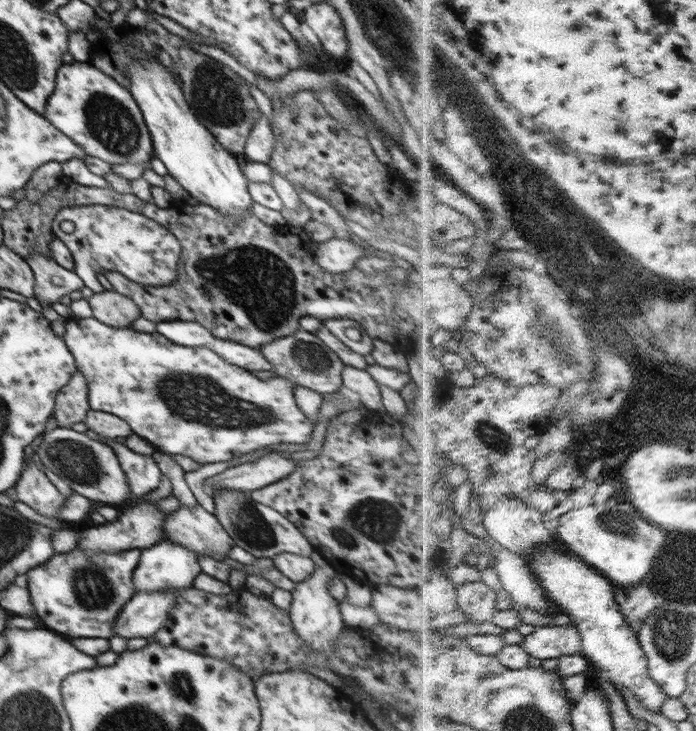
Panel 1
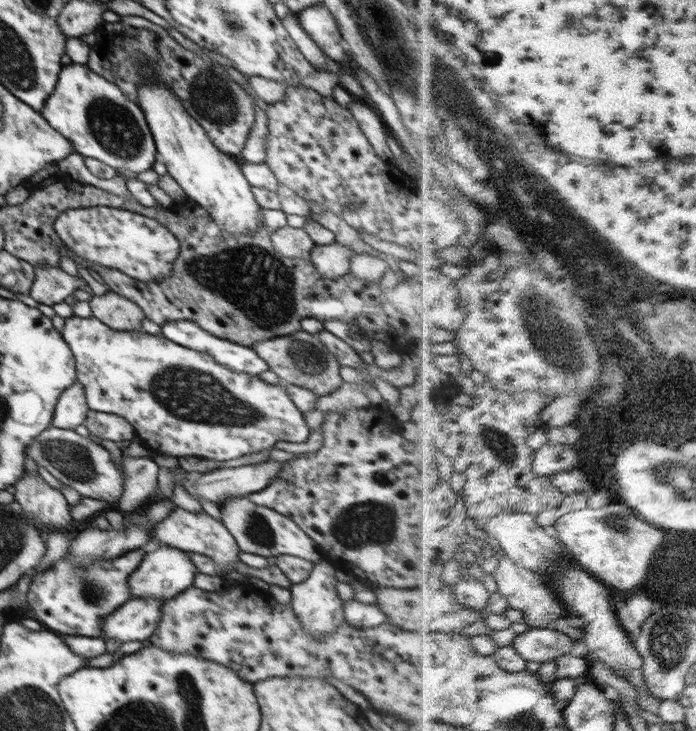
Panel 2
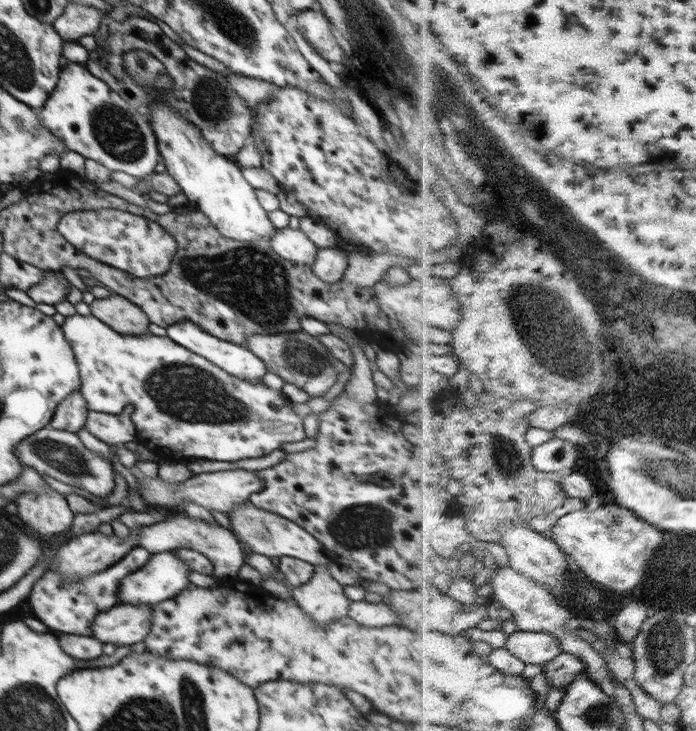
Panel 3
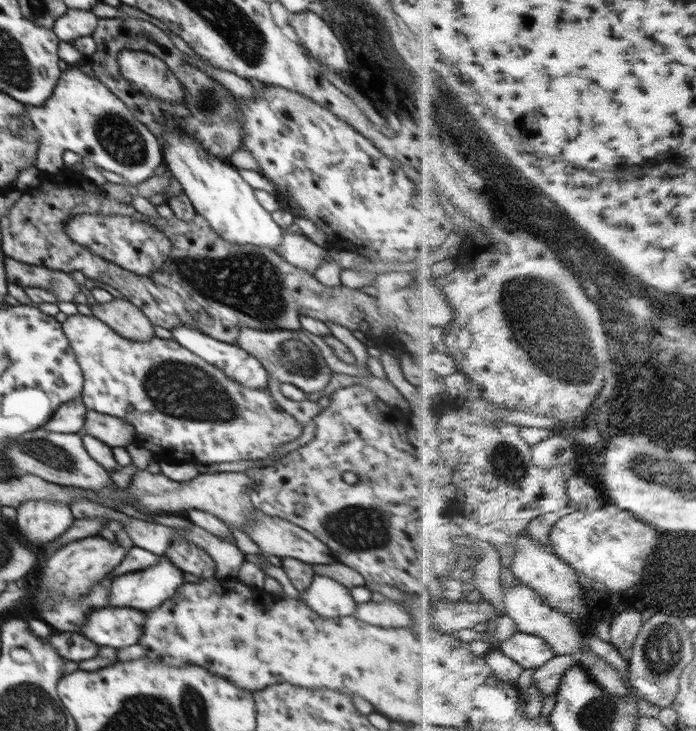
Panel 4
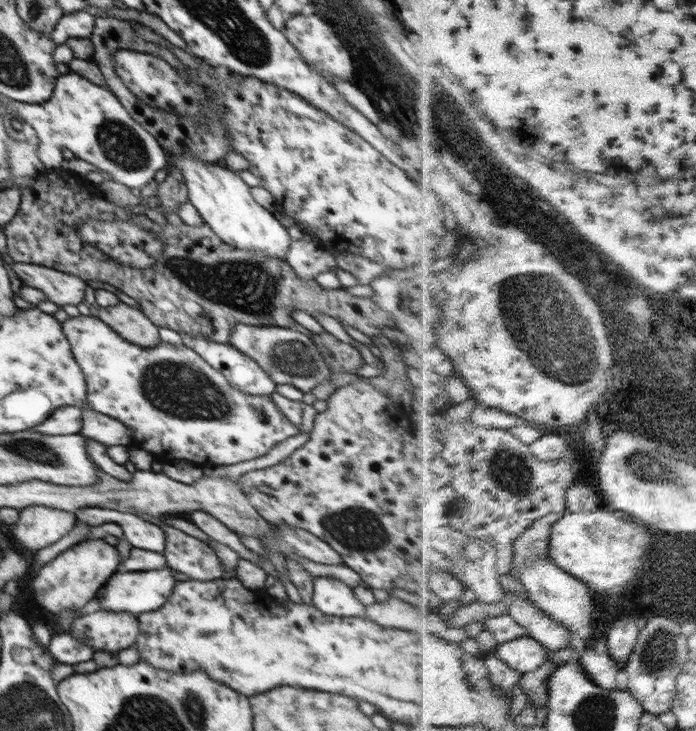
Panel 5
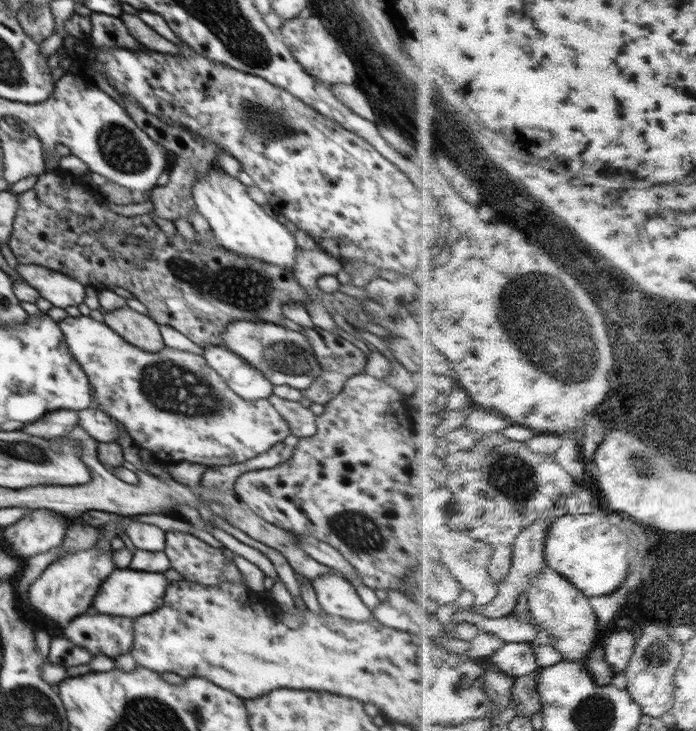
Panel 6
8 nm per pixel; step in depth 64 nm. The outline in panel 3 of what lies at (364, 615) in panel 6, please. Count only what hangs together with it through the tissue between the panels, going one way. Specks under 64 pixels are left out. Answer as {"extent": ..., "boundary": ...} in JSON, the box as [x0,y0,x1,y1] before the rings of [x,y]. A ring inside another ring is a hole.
{"extent":[291,565,352,627],"boundary":[[[326,565],[316,566],[313,573],[312,578],[306,584],[291,587],[291,596],[316,625],[324,627],[337,622],[339,618],[346,617],[352,601],[348,600],[343,586],[330,575]]]}

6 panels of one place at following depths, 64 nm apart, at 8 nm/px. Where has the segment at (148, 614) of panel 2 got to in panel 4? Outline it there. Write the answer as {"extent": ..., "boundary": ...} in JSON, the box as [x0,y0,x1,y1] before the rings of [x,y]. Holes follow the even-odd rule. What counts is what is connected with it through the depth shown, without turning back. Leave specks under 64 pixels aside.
{"extent":[82,607,146,648],"boundary":[[[130,607],[96,609],[86,616],[82,634],[100,646],[126,648],[143,636],[146,613]]]}

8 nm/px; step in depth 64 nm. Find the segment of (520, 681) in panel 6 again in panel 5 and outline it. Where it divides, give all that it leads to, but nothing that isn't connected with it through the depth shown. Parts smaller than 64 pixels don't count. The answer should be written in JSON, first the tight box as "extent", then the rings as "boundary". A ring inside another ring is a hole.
{"extent":[522,662,563,708],"boundary":[[[546,662],[538,670],[523,674],[522,676],[522,688],[528,696],[528,704],[534,703],[539,708],[548,705],[550,700],[550,680],[552,680],[552,674],[562,667],[563,664],[559,662]]]}

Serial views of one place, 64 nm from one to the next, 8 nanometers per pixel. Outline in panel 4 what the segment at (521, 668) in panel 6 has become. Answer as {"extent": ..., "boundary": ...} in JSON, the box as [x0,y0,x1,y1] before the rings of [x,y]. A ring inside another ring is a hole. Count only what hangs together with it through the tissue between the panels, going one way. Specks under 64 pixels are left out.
{"extent":[500,631,557,668],"boundary":[[[516,631],[512,638],[500,644],[500,649],[524,668],[540,668],[557,656],[548,639],[526,631]]]}

